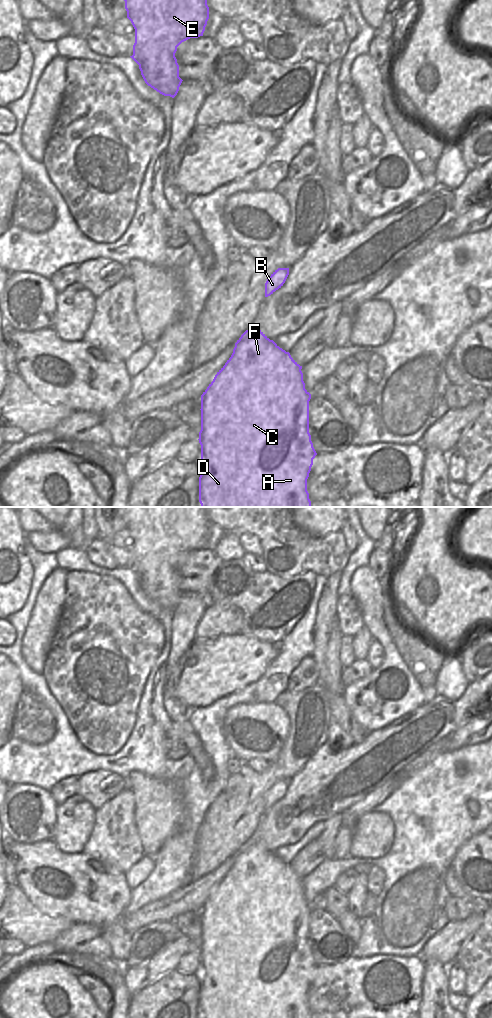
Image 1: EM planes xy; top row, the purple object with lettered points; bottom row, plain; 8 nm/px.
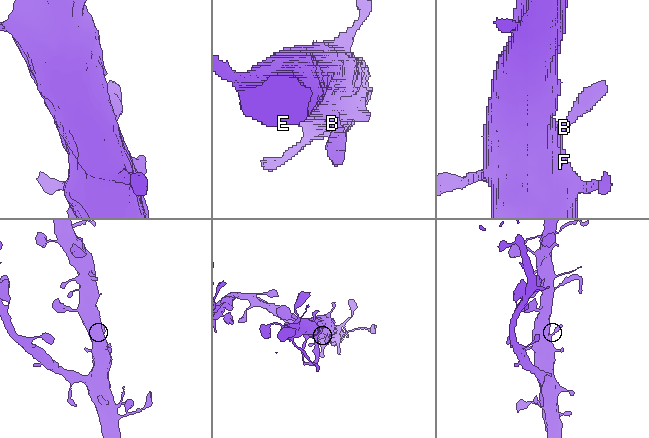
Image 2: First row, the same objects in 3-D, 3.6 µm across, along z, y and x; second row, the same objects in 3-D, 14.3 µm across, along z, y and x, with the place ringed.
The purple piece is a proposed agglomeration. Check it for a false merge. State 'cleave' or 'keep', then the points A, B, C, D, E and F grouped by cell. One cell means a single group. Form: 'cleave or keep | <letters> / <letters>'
keep | A B C D E F

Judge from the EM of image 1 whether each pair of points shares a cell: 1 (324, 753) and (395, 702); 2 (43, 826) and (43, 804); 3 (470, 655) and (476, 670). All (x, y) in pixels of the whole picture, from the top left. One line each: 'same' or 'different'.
1: different
2: same
3: same

